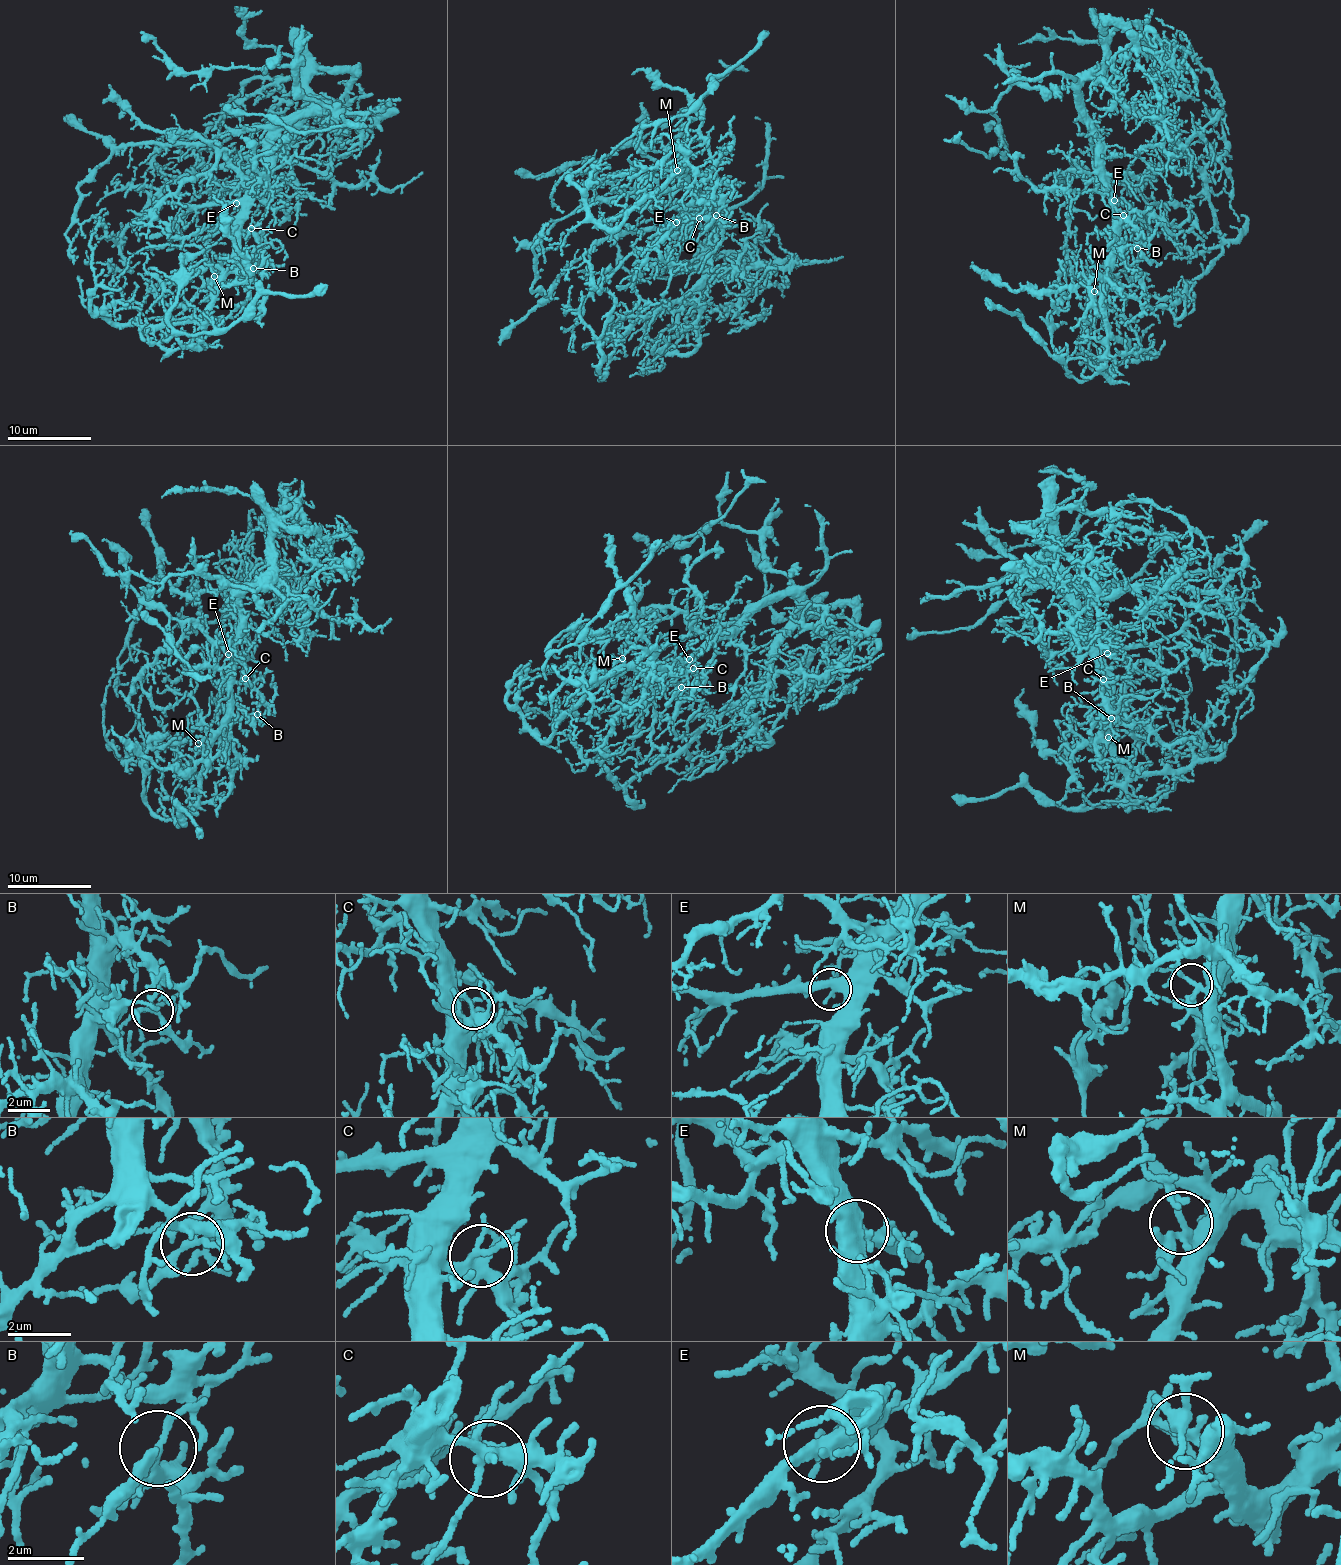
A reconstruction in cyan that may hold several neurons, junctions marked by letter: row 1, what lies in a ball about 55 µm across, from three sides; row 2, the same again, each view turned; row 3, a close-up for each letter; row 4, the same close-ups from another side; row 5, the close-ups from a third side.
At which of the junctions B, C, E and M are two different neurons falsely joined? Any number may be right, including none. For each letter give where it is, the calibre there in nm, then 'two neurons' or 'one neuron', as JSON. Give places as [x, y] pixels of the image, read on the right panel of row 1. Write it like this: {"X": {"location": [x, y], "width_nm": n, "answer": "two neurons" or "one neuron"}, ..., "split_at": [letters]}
{"B": {"location": [1137, 248], "width_nm": 170, "answer": "one neuron"}, "C": {"location": [1123, 215], "width_nm": 320, "answer": "one neuron"}, "E": {"location": [1114, 200], "width_nm": 440, "answer": "one neuron"}, "M": {"location": [1094, 291], "width_nm": 200, "answer": "one neuron"}, "split_at": []}

